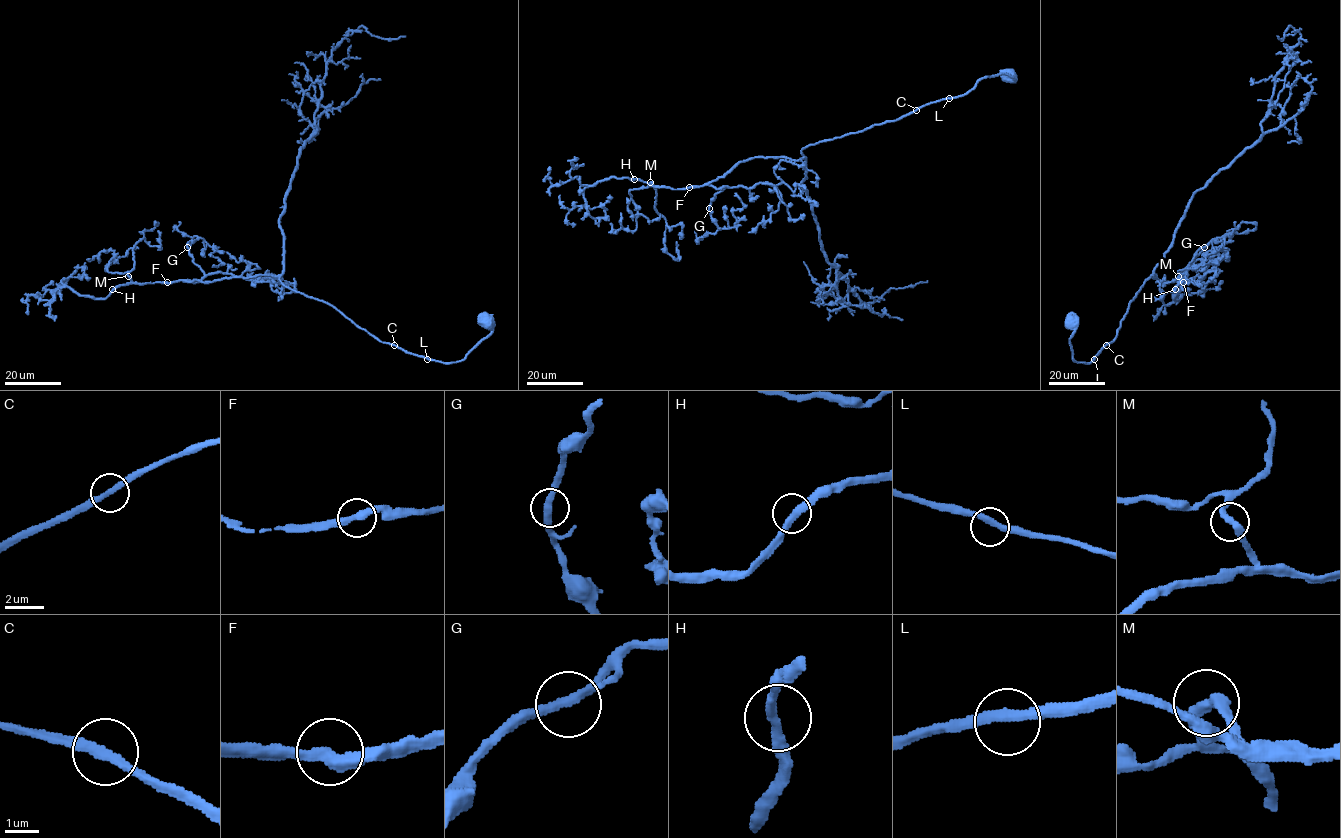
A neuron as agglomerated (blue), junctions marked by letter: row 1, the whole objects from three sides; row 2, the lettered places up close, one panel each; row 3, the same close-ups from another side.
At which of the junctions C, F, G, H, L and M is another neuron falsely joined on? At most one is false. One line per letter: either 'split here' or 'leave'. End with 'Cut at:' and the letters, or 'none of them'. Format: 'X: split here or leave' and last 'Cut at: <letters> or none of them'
C: leave
F: leave
G: leave
H: leave
L: leave
M: leave
Cut at: none of them

